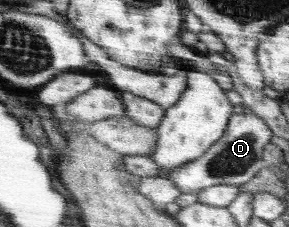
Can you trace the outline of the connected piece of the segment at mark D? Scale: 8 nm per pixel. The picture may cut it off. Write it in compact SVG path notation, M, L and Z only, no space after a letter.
M255 113L233 114L228 121L227 131L203 156L181 168L175 168L168 178L182 193L197 193L213 185L240 186L266 167L263 153L272 136L267 122Z

